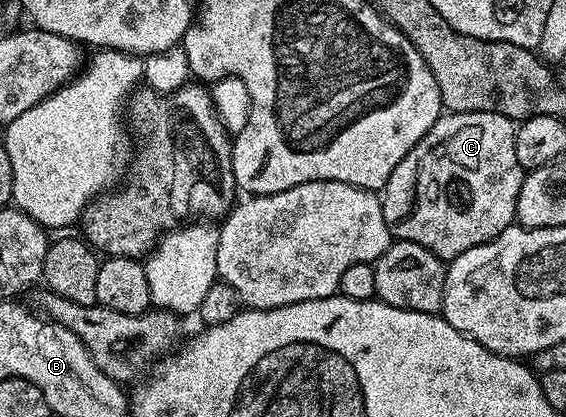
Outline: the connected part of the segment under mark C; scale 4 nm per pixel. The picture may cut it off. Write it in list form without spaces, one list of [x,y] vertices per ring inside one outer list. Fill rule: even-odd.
[[[448,112],[441,116],[432,125],[430,132],[426,132],[426,136],[422,136],[422,140],[418,140],[418,144],[414,144],[414,148],[400,161],[398,168],[394,168],[394,172],[390,172],[388,182],[382,191],[380,199],[382,212],[393,239],[422,244],[422,248],[434,252],[442,260],[451,260],[478,244],[486,244],[508,226],[513,225],[516,216],[516,205],[518,204],[518,192],[522,188],[526,173],[518,164],[518,156],[516,155],[516,127],[517,123],[513,119],[502,116],[498,112],[470,112],[469,114]]]

